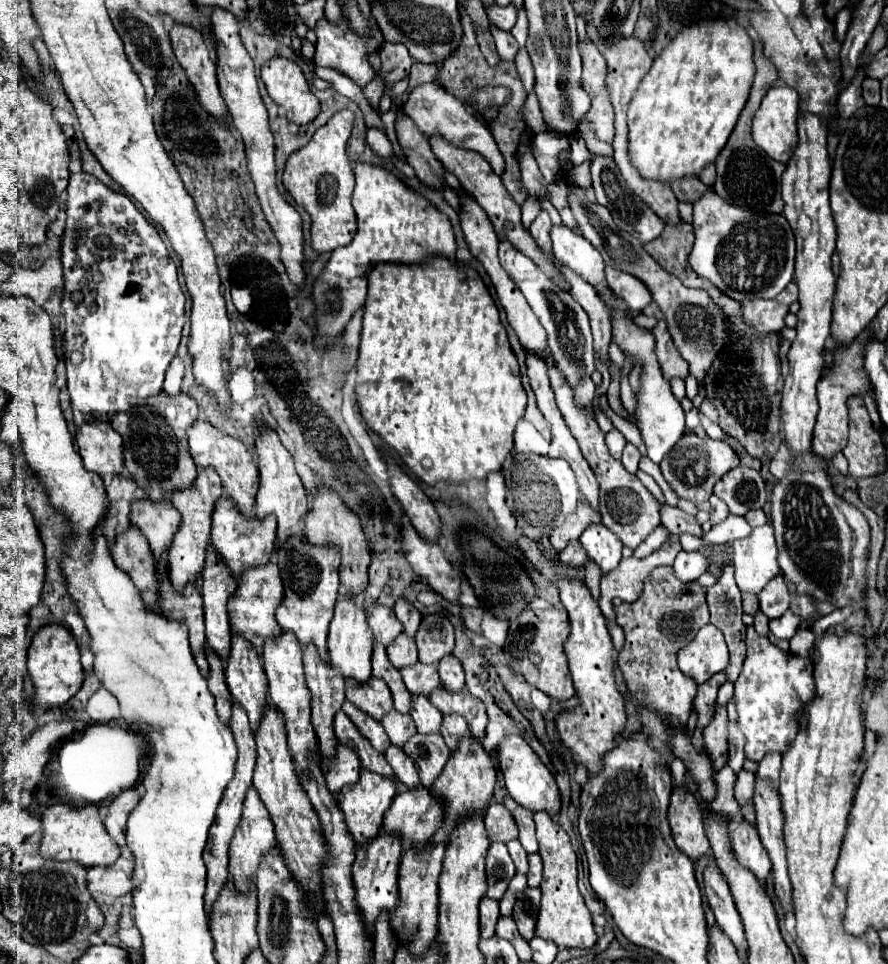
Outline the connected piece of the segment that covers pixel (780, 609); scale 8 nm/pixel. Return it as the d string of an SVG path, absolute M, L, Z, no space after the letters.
M781 576L773 578L763 588L763 592L759 594L759 608L761 608L761 612L769 620L781 618L783 612L787 612L789 602L791 602L791 594L789 594L789 590L787 590L787 586L785 586L785 582L783 582Z

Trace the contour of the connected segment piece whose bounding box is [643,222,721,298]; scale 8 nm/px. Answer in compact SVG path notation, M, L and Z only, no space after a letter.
M681 222L679 226L667 226L663 234L651 242L647 242L643 248L671 274L675 274L685 286L691 288L705 288L715 298L721 296L707 278L701 278L691 270L691 264L687 262L691 254L691 246L695 242L693 226L687 222Z

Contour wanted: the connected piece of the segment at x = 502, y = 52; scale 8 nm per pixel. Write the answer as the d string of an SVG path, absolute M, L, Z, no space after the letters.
M490 23L489 30L494 38L496 50L501 60L513 62L519 50L515 38L510 33L498 29L492 23Z

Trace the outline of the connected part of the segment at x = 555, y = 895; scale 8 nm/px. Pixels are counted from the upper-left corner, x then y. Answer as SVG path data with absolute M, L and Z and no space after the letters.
M547 812L533 814L537 824L539 854L543 846L543 882L541 882L541 908L537 918L537 936L553 940L557 946L567 948L591 948L597 942L597 934L591 922L591 914L583 902L583 896L577 888L577 854L567 832L551 820Z

